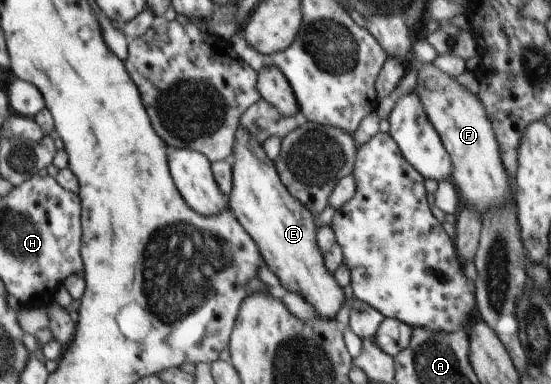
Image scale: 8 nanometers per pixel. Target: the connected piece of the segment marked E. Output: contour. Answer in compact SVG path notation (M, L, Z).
M240 124L237 129L237 133L235 134L235 145L233 146L233 154L231 158L233 168L233 187L231 188L231 193L227 198L229 208L232 214L234 214L234 216L238 219L238 222L243 226L243 229L258 245L259 254L263 256L264 267L270 269L279 278L279 281L281 282L280 290L301 294L311 305L313 305L316 314L319 315L318 317L322 317L323 319L335 319L336 314L339 314L338 311L345 304L344 289L338 284L338 281L333 275L334 273L331 273L327 269L324 255L317 243L317 226L315 225L315 218L313 214L297 198L294 198L290 192L288 192L286 185L282 184L282 181L280 180L278 171L275 167L275 162L272 162L272 159L265 153L263 146L258 143L248 131L242 129Z

